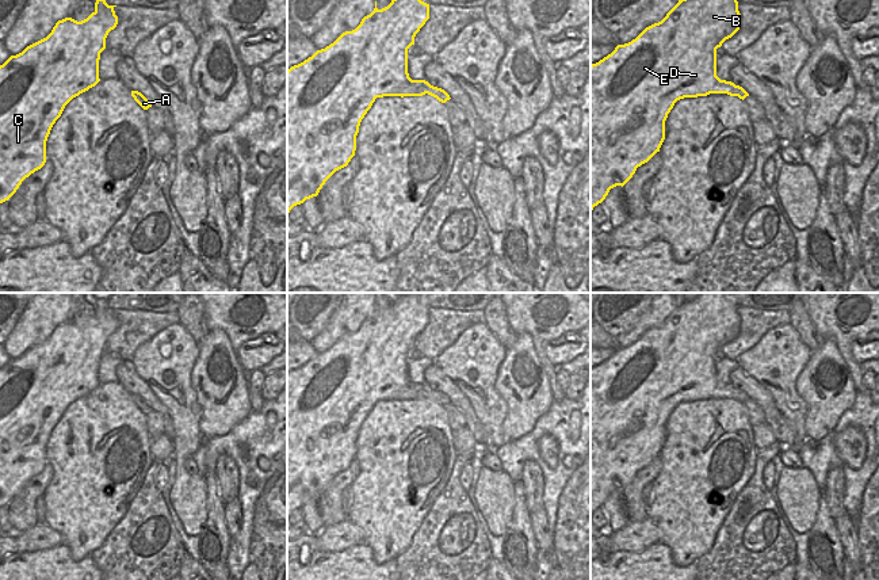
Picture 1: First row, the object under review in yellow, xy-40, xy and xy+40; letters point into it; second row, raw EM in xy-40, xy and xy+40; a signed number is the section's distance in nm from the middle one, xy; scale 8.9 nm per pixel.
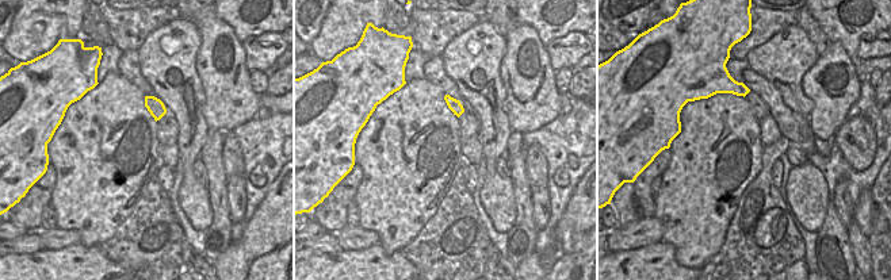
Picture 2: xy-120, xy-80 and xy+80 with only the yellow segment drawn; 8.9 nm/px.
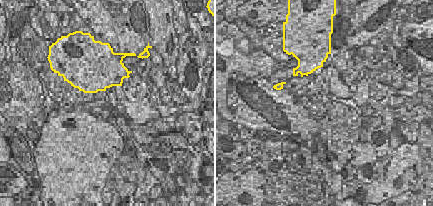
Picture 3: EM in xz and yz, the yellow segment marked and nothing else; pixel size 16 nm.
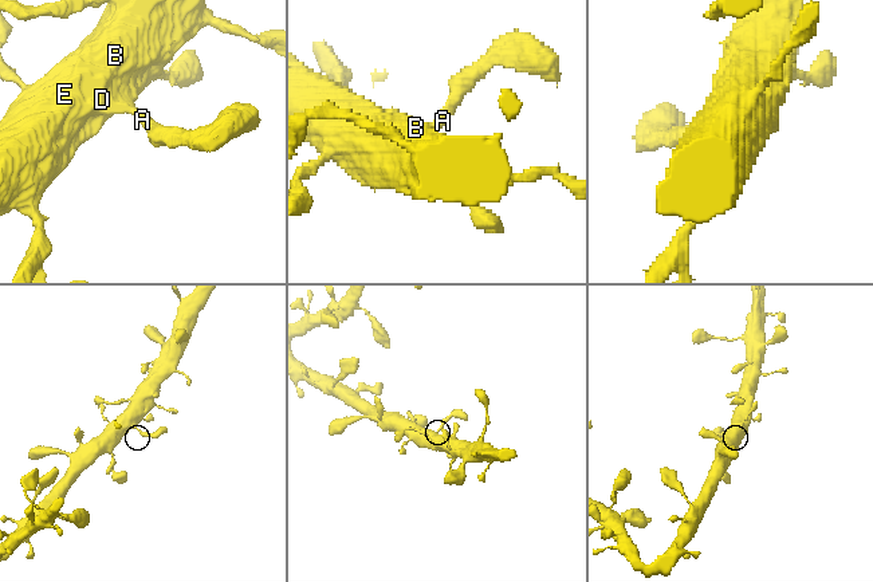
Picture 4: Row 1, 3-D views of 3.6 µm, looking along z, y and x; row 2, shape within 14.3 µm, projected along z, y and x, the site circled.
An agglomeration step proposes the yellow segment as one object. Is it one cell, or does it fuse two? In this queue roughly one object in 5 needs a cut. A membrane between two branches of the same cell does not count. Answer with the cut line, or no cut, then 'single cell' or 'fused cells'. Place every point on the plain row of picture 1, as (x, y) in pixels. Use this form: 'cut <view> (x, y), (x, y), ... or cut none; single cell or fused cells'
cut none; single cell

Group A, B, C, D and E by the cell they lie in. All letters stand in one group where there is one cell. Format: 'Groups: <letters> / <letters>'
Groups: A B C D E.

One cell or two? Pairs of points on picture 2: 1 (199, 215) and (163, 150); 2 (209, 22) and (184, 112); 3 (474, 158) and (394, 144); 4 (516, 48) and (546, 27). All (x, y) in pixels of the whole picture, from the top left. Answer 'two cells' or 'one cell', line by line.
1: two cells
2: two cells
3: two cells
4: two cells

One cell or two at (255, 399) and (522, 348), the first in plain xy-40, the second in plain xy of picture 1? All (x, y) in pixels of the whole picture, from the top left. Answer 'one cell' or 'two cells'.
two cells

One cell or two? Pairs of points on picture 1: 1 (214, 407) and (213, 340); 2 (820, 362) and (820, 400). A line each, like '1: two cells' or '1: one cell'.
1: one cell
2: one cell

